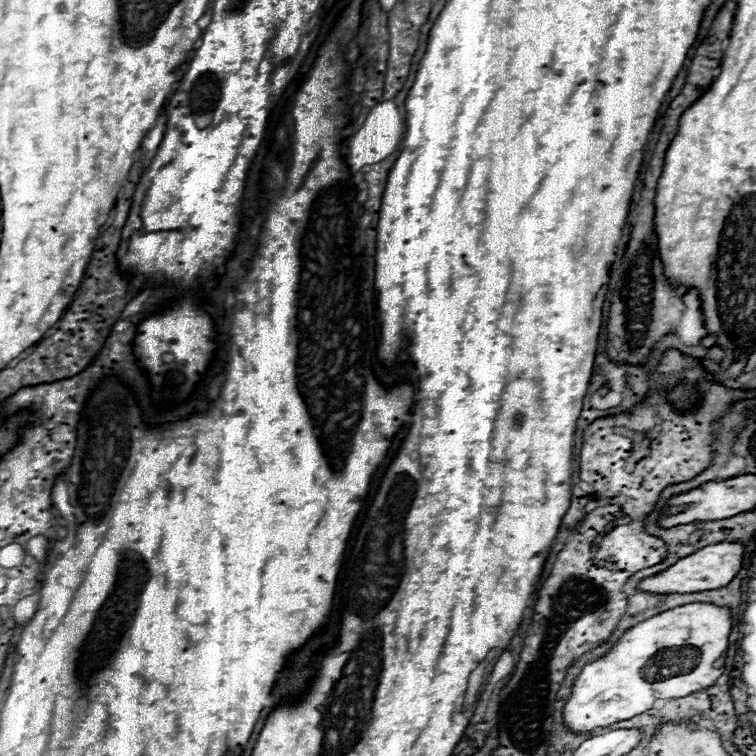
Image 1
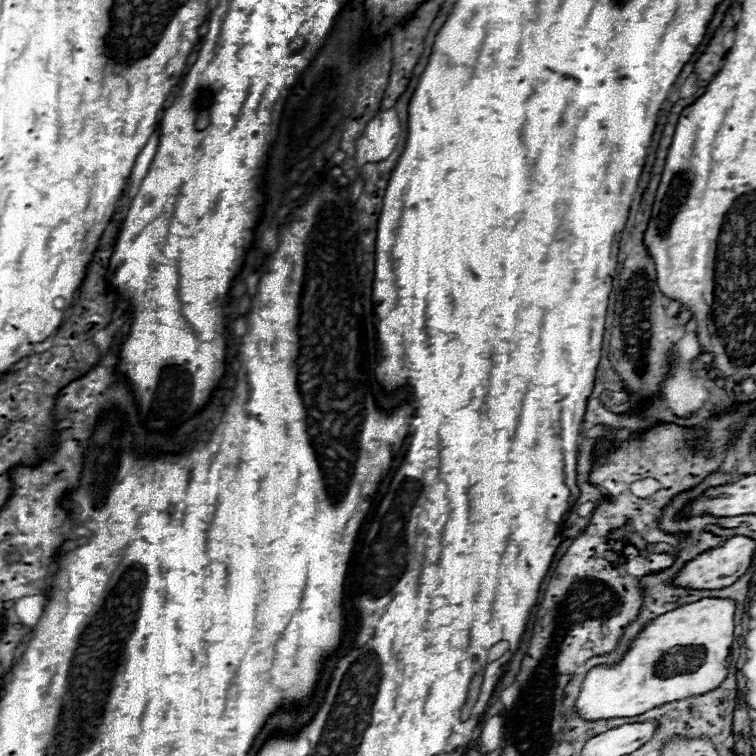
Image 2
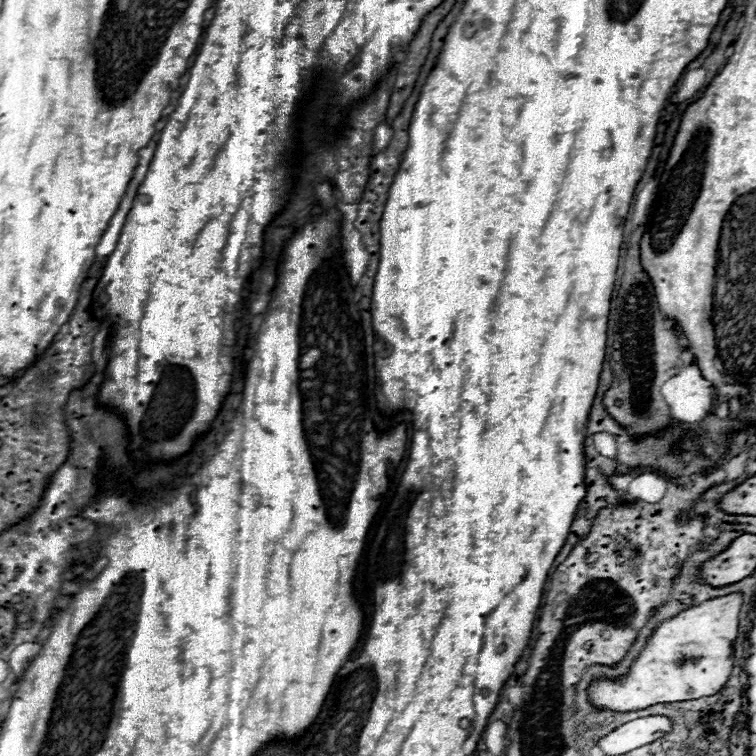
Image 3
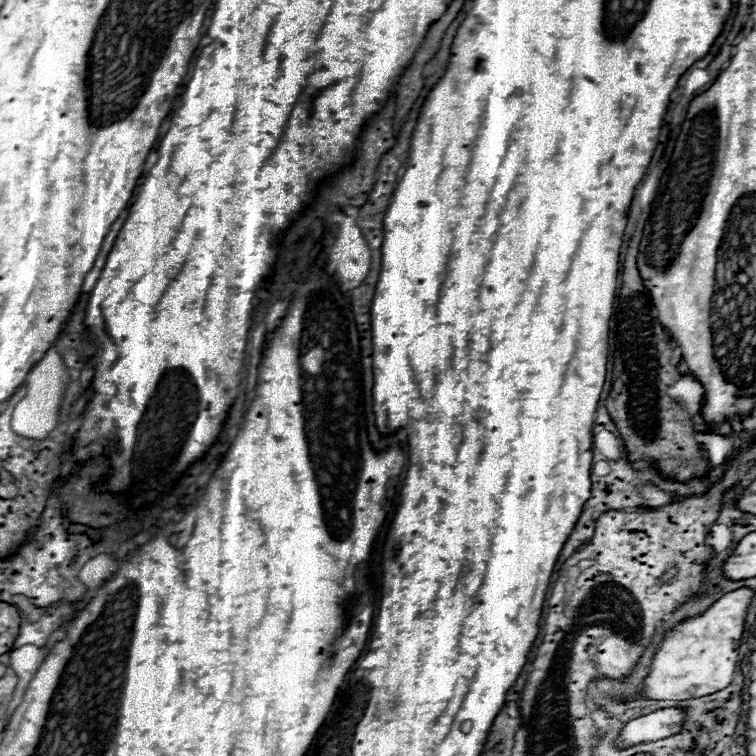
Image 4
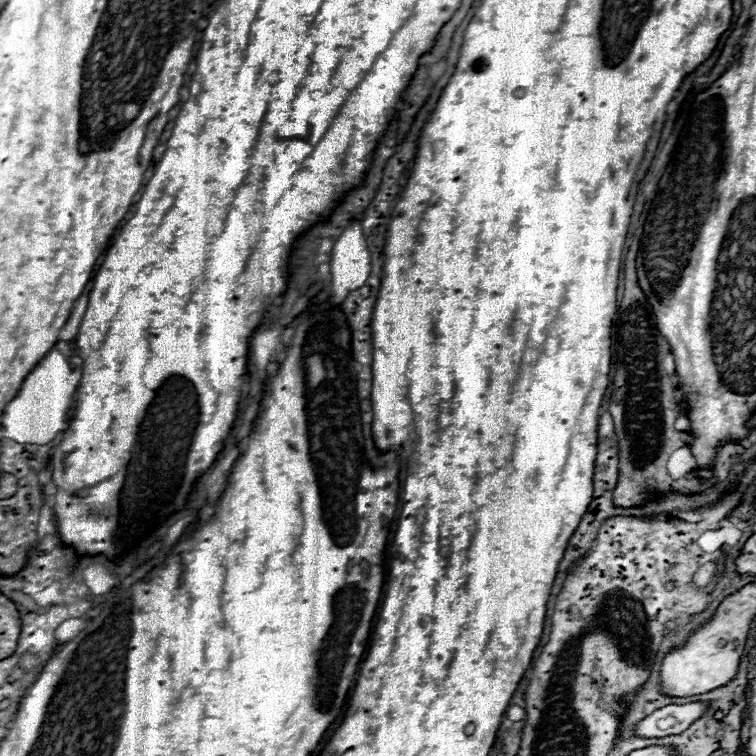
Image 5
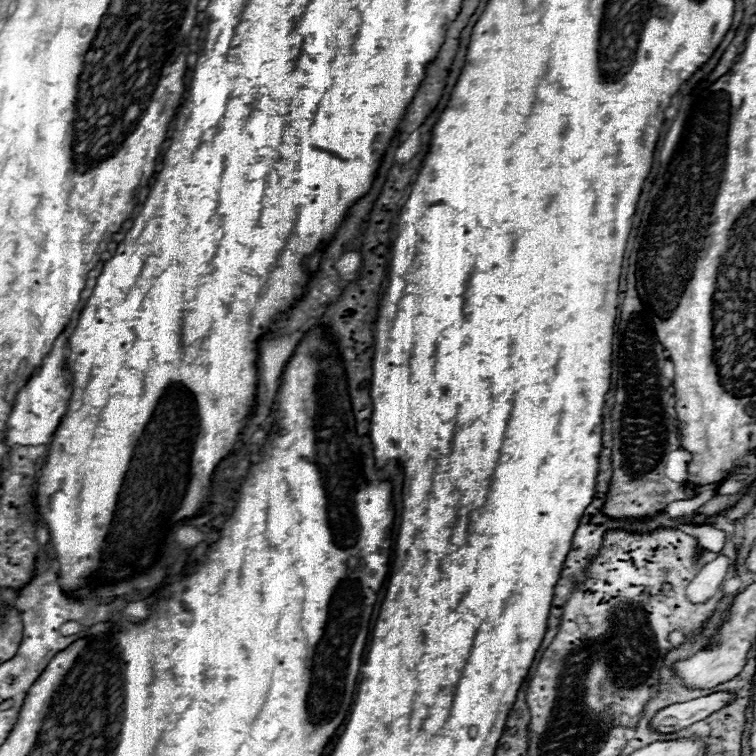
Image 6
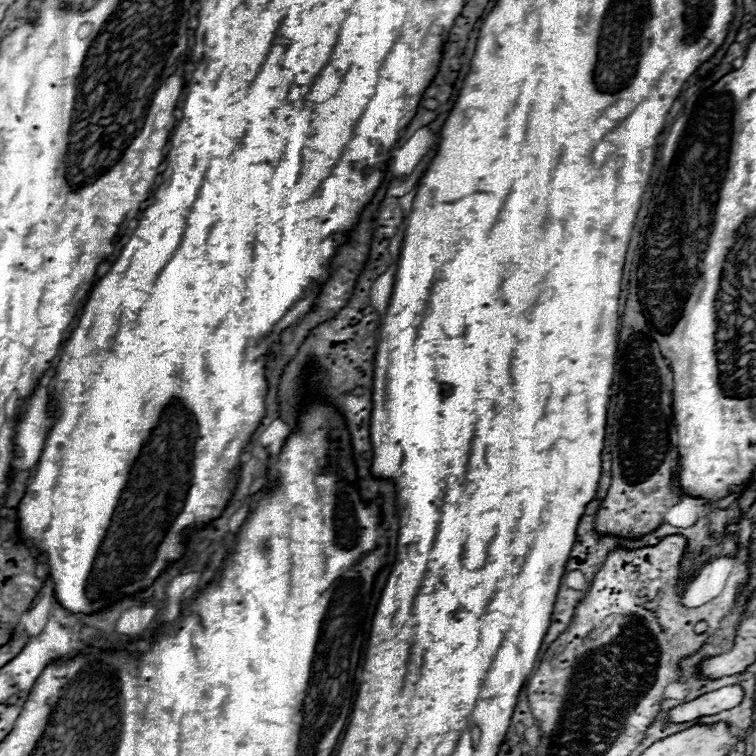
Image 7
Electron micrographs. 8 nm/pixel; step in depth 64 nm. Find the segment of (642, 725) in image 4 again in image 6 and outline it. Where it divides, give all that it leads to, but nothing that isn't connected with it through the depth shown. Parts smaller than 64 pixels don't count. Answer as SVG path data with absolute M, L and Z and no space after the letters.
M714 692L710 696L702 696L702 698L696 698L690 702L672 704L654 716L652 726L660 732L682 730L682 728L694 724L696 720L702 720L704 716L710 716L712 712L718 712L720 708L728 706L734 698L736 696L732 692Z

